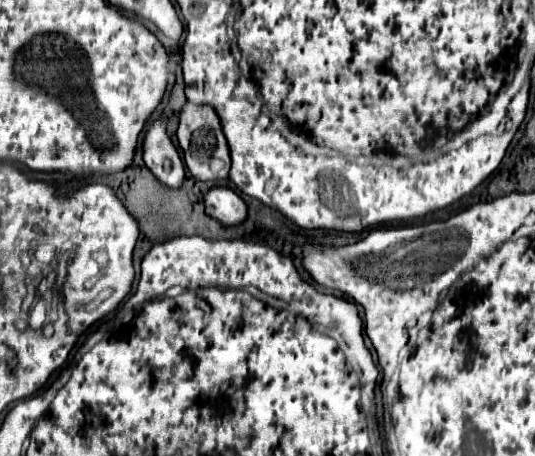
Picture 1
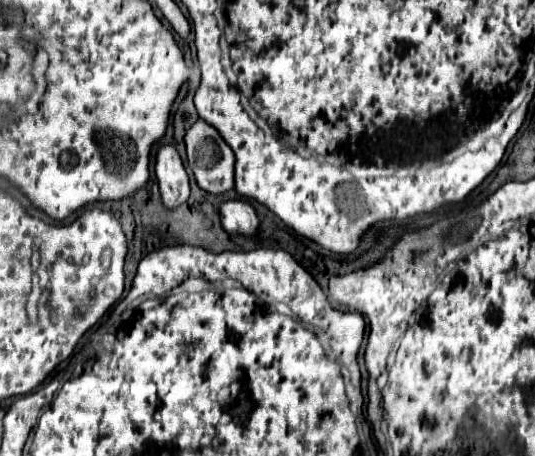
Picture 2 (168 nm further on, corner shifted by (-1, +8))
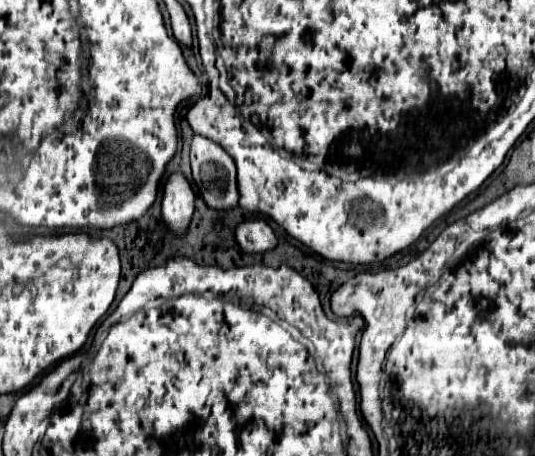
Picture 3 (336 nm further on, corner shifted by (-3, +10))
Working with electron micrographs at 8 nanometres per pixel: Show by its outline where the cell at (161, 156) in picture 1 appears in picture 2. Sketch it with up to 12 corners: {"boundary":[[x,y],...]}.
{"boundary":[[171,144],[157,150],[155,176],[163,204],[189,198],[189,176]]}

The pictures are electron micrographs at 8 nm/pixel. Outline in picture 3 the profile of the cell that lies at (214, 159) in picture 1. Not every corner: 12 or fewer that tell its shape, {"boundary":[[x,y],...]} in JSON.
{"boundary":[[203,136],[191,142],[191,168],[209,208],[237,206],[235,164]]}

